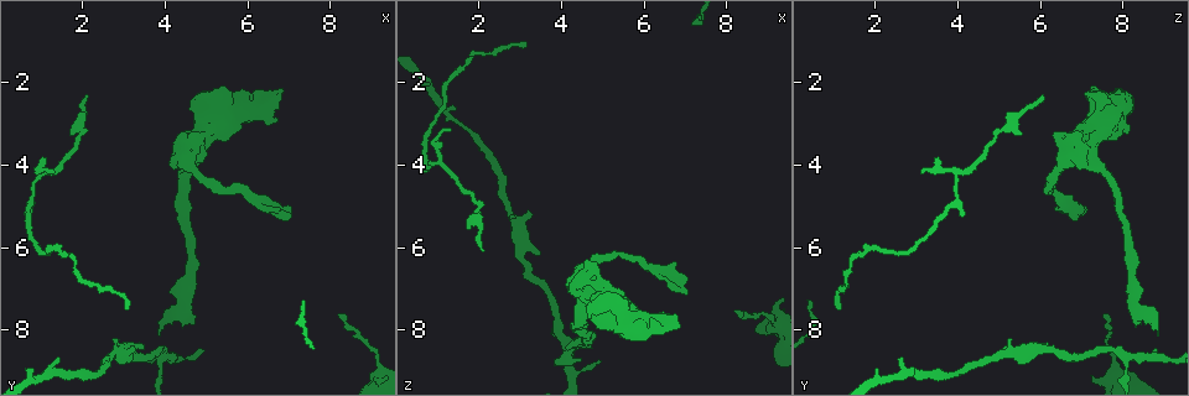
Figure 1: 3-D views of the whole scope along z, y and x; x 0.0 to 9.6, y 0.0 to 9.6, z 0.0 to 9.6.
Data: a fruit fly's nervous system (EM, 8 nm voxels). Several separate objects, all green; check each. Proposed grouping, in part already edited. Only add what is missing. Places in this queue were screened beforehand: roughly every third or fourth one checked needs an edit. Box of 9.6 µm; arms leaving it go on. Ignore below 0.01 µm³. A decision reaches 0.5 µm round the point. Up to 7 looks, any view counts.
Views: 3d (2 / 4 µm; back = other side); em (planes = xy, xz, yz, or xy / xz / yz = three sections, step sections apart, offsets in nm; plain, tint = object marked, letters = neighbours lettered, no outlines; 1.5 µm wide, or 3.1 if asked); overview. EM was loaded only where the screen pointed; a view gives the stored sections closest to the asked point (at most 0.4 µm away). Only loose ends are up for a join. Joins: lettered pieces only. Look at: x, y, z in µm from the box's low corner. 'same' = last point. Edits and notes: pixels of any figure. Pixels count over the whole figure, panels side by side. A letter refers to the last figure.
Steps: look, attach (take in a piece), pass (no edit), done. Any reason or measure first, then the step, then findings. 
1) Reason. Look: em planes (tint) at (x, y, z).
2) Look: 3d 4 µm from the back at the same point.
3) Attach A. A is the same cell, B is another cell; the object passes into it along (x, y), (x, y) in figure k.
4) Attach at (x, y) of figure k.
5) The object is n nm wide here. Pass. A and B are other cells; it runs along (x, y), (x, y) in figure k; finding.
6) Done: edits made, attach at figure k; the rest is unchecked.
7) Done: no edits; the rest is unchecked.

Thin end. Look: em xy step 4 (letters) at (0.65, 5.15, 4.05).

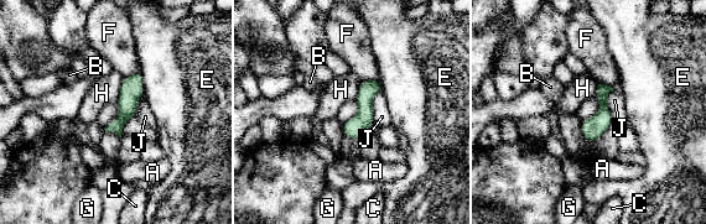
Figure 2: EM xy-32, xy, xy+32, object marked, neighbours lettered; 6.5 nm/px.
Cut it another way. Look: em planes (letters) at the same point.

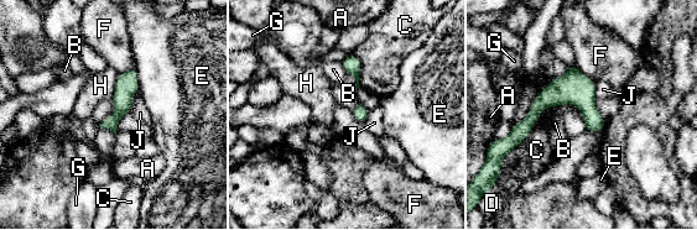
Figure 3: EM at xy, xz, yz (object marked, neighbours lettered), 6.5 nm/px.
Pass. A, B, C, D, E, F, G, H and J are other cells; it runs along (592, 84), (550, 95), (513, 135) in figure 3; none of them fits.

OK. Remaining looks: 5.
Tapers out. Look: 3d 4 µm at (8.25, 7.70, 7.55).

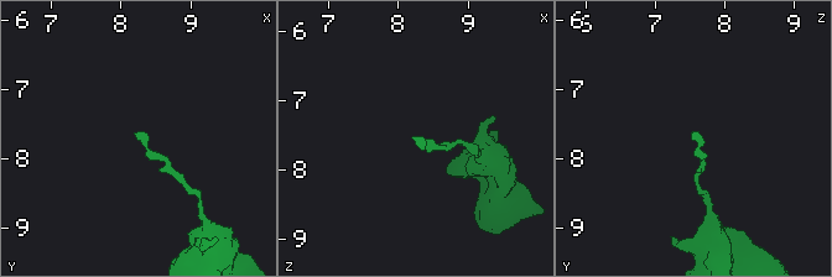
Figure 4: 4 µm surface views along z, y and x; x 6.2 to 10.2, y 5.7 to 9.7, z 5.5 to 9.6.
Shape alone is not enough. Look: em yz step 4 (tint) at (8.25, 7.65, 7.55).

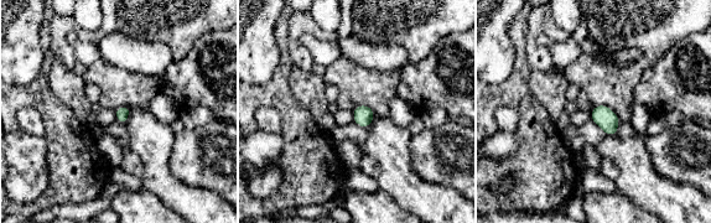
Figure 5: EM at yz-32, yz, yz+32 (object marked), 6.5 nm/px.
Cut it another way. Look: em planes (letters) at the same point.

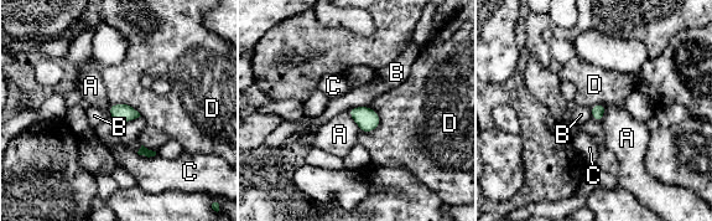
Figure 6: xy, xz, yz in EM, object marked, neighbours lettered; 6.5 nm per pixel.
Pass. A, B, C and D are other cells; a border runs along (367, 104), (351, 107), (346, 111) in figure 6; none of them fits.

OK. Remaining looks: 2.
Done: no edits; the rest is unchecked.

